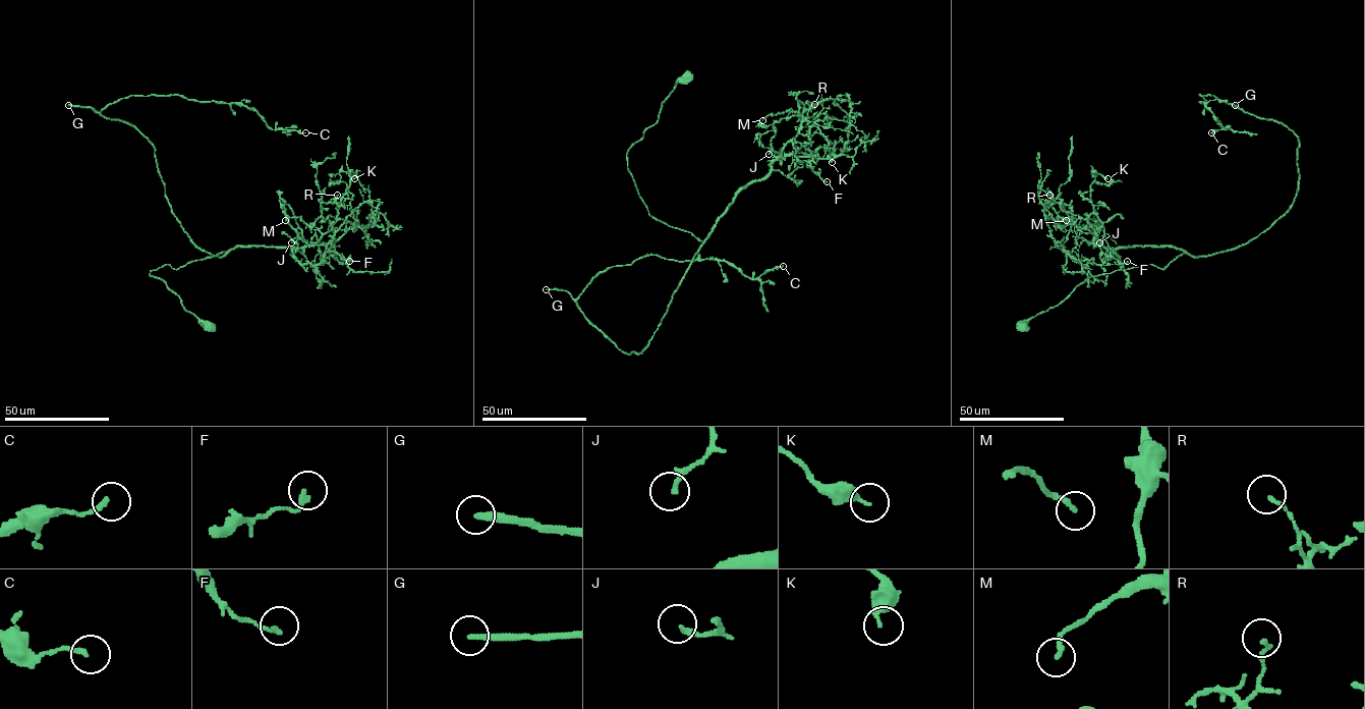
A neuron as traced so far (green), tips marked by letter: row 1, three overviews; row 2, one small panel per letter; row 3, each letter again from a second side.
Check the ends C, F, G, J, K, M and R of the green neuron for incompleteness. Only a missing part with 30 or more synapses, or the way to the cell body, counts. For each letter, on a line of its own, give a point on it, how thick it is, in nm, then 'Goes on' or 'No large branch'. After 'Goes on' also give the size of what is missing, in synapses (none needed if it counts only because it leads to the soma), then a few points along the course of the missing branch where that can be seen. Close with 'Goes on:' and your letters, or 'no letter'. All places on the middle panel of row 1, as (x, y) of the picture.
C: Place: (783, 266). Thickness 180 nm. No large branch
F: Place: (827, 181). Thickness 180 nm. No large branch
G: Place: (546, 289). Thickness 260 nm. Goes on. Roughly 160 synapses
J: Place: (769, 154). Thickness 190 nm. No large branch
K: Place: (832, 162). Thickness 220 nm. No large branch
M: Place: (762, 120). Thickness 190 nm. No large branch
R: Place: (814, 104). Thickness 140 nm. No large branch
Goes on: G

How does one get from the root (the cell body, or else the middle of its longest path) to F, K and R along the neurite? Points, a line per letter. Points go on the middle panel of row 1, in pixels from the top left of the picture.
F: (686, 76), (627, 152), (650, 216), (703, 240), (733, 198), (777, 160), (811, 154), (812, 170), (827, 181)
K: (686, 76), (627, 154), (653, 218), (703, 240), (774, 161), (834, 158), (831, 145), (816, 150), (832, 162)
R: (686, 76), (629, 148), (627, 168), (650, 216), (701, 240), (741, 189), (810, 141), (822, 108), (814, 104)

